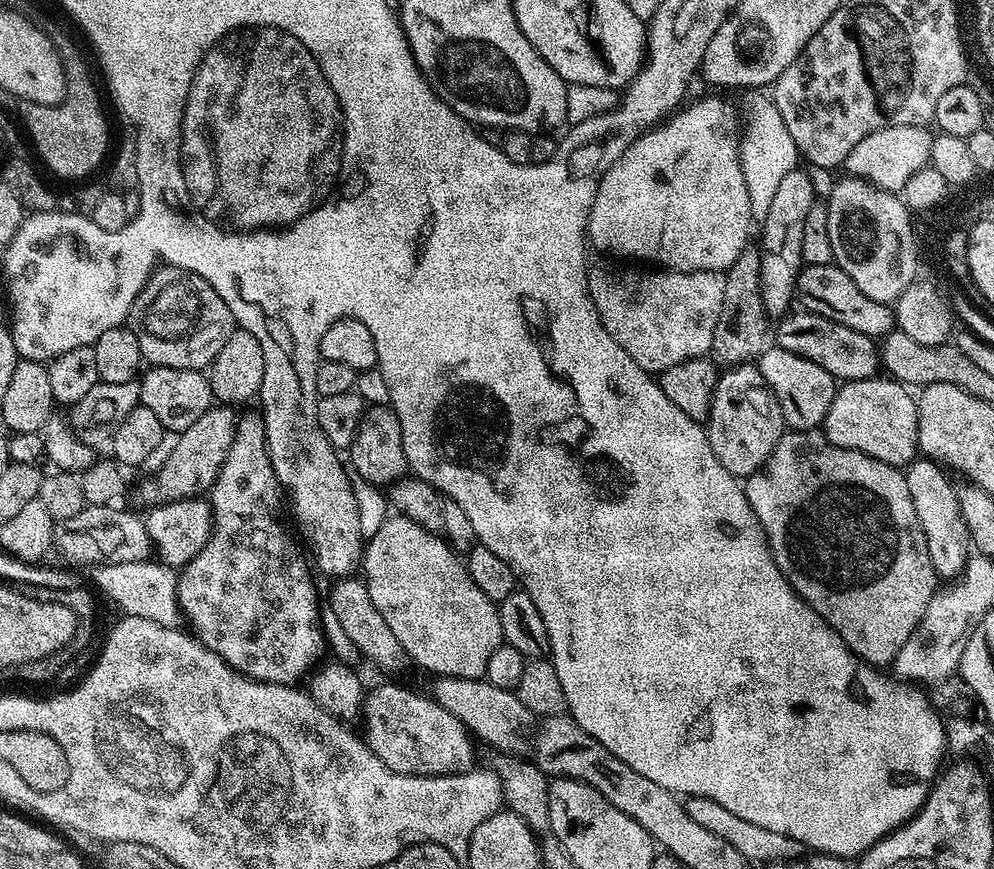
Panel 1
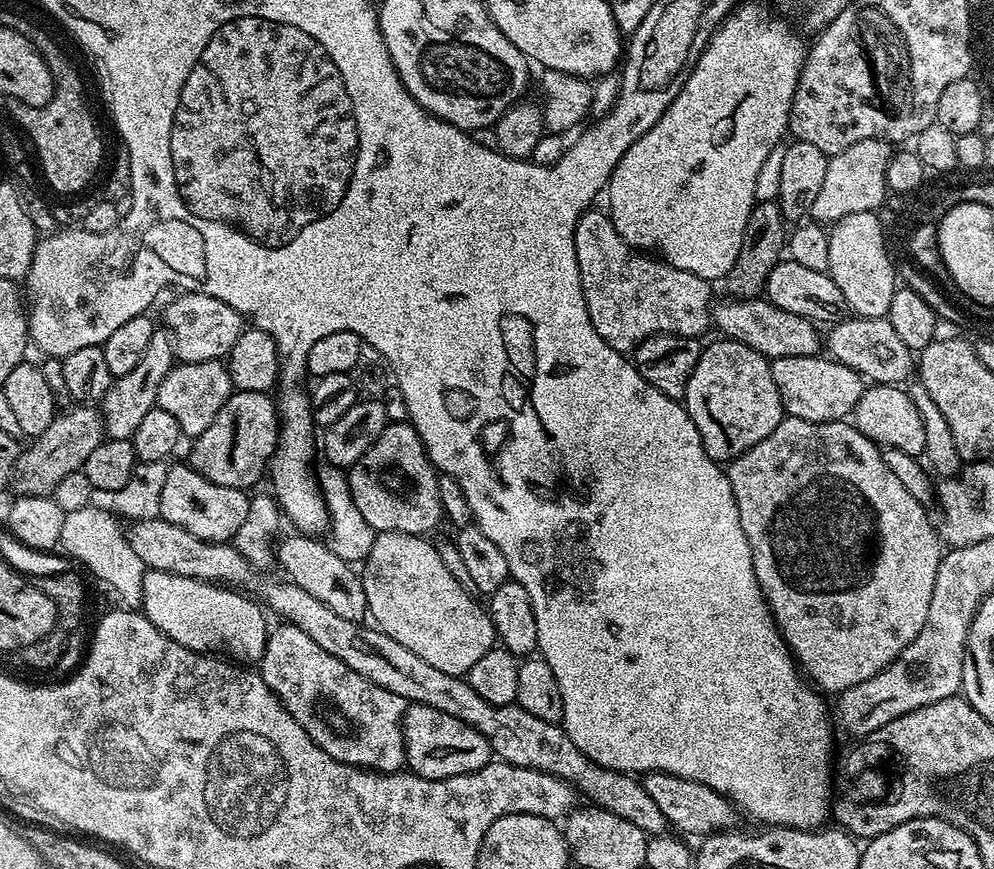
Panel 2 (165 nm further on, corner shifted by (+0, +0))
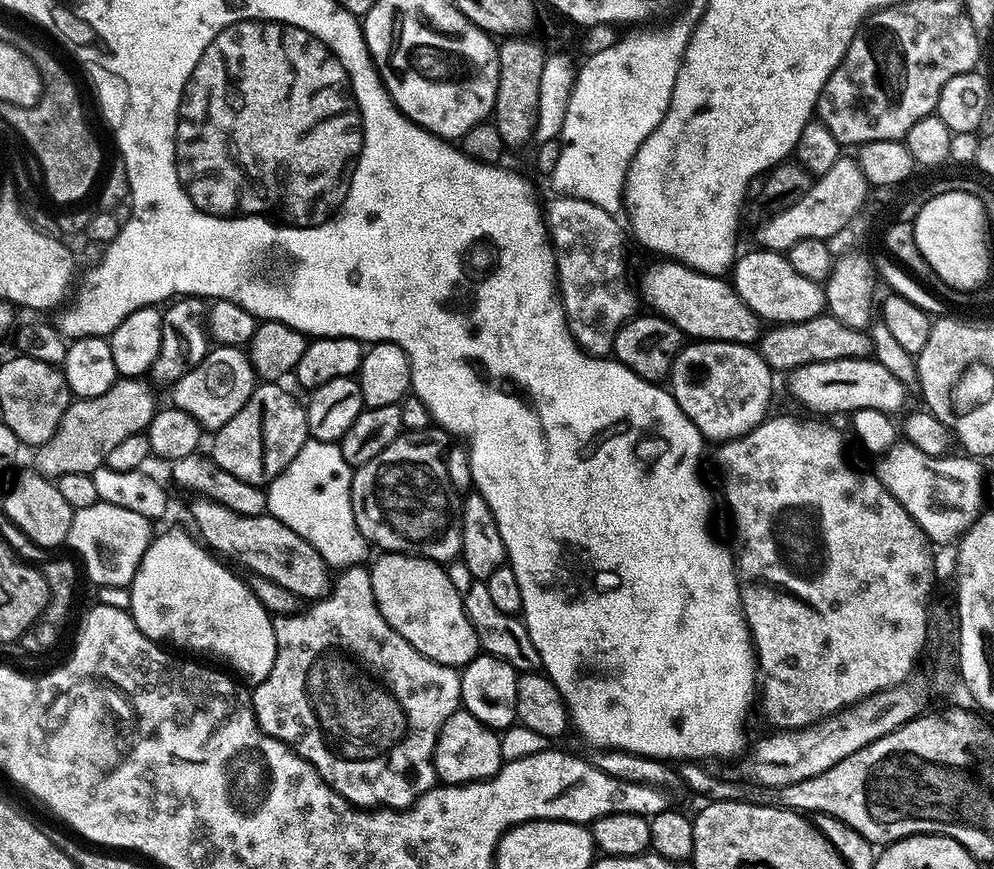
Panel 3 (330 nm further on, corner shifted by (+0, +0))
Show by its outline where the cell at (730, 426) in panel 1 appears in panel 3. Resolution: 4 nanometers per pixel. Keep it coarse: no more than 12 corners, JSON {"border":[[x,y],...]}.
{"border":[[685,343],[670,391],[705,441],[769,415],[772,367],[755,347]]}

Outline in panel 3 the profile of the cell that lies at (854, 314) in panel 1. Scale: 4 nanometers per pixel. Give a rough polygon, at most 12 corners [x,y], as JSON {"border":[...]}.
{"border":[[743,253],[732,287],[773,325],[825,311],[825,289],[787,255]]}

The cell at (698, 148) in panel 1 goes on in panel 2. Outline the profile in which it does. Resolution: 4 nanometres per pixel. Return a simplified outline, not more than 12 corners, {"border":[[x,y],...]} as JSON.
{"border":[[733,8],[622,154],[630,247],[723,281],[806,44]]}

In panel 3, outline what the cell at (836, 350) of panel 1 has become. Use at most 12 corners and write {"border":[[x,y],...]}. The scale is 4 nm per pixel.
{"border":[[652,264],[639,295],[685,337],[755,345],[727,279]]}

